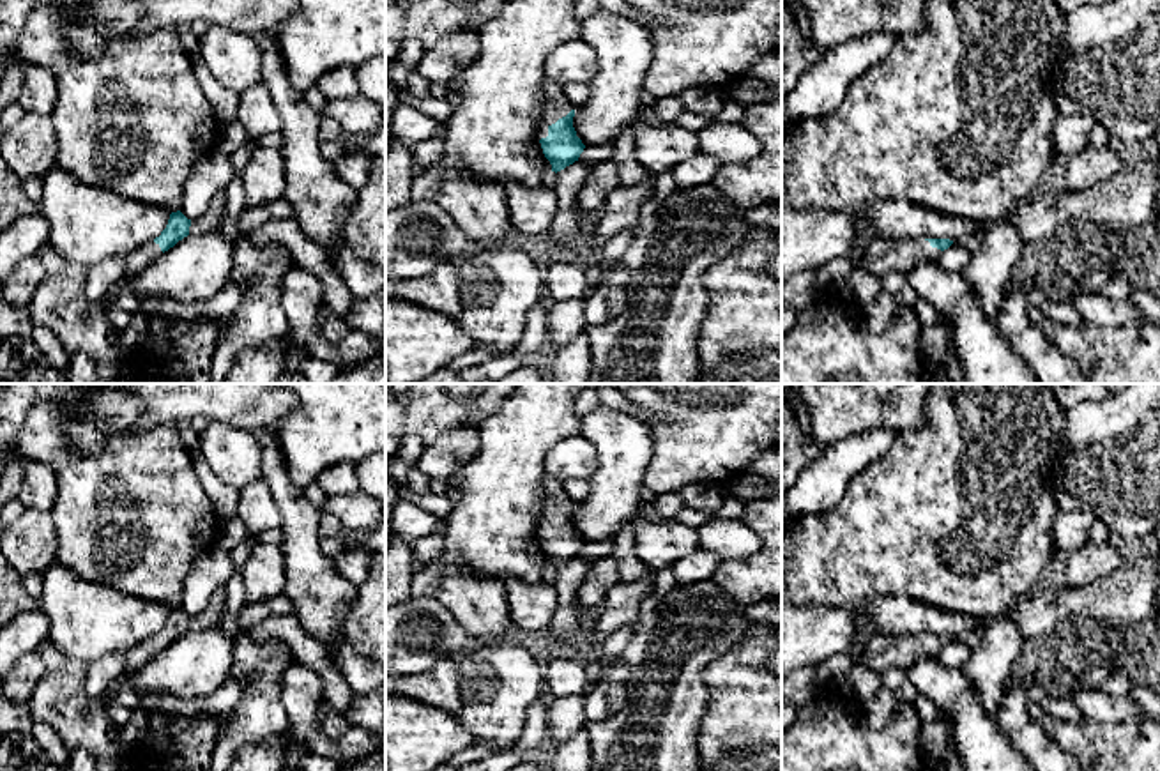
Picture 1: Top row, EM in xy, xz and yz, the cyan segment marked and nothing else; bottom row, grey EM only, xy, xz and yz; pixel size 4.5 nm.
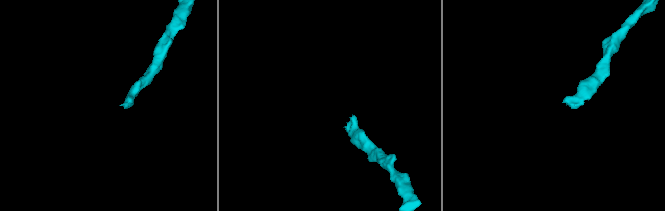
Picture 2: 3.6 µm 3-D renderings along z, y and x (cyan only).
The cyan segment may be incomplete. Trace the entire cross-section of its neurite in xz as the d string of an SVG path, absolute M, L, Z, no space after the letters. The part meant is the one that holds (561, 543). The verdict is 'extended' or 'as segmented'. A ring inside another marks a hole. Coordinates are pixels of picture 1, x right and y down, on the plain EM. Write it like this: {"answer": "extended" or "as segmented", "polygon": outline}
{"answer": "extended", "polygon": "M546 474L543 477L543 492L545 508L538 534L552 568L557 569L578 557L585 541L573 523L576 502L568 495L564 483Z"}

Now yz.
{"answer": "extended", "polygon": "M875 635L861 654L861 665L877 674L884 674L891 668L905 670L921 658L935 658L951 640L953 637L950 635Z"}

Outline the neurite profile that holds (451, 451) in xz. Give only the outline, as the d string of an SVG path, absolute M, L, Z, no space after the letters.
M479 424L462 426L439 437L431 446L426 446L416 467L442 483L453 474L458 474L477 454L479 447Z

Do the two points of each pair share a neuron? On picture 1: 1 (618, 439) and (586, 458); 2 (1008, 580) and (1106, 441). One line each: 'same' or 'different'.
1: different
2: different

